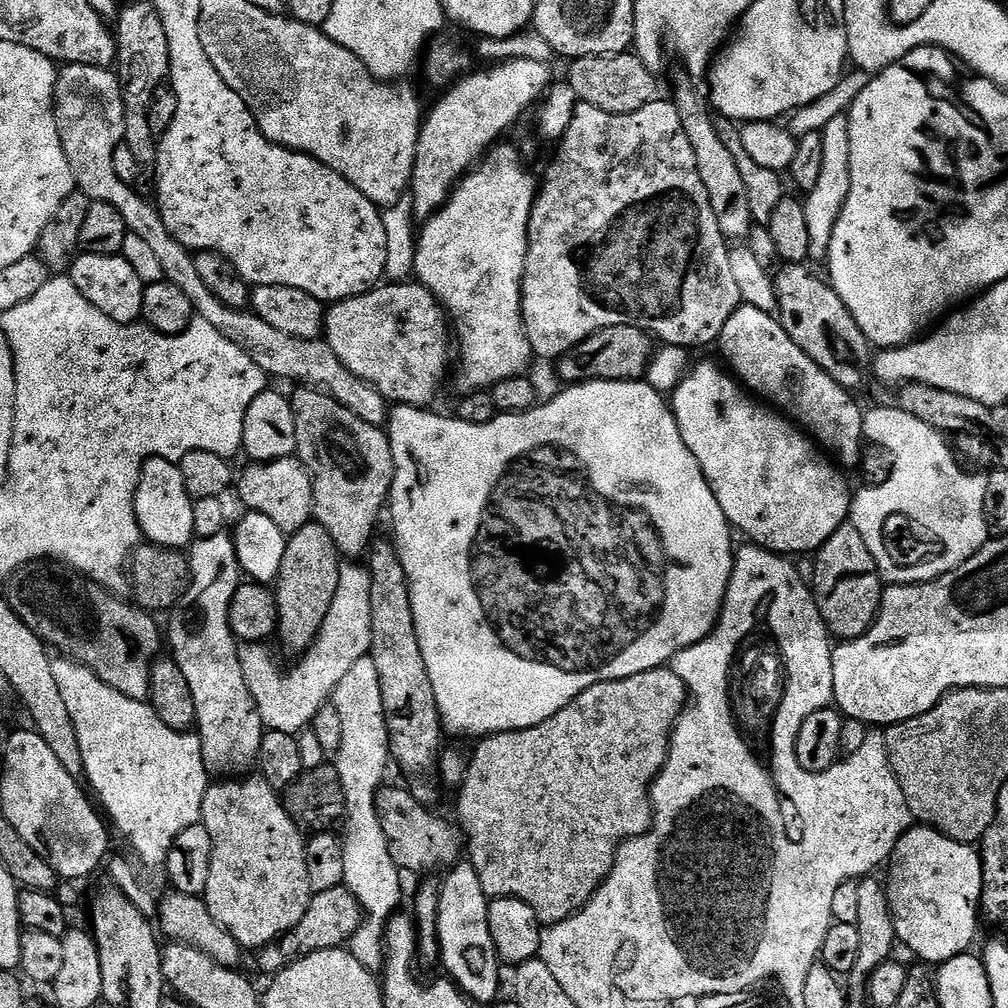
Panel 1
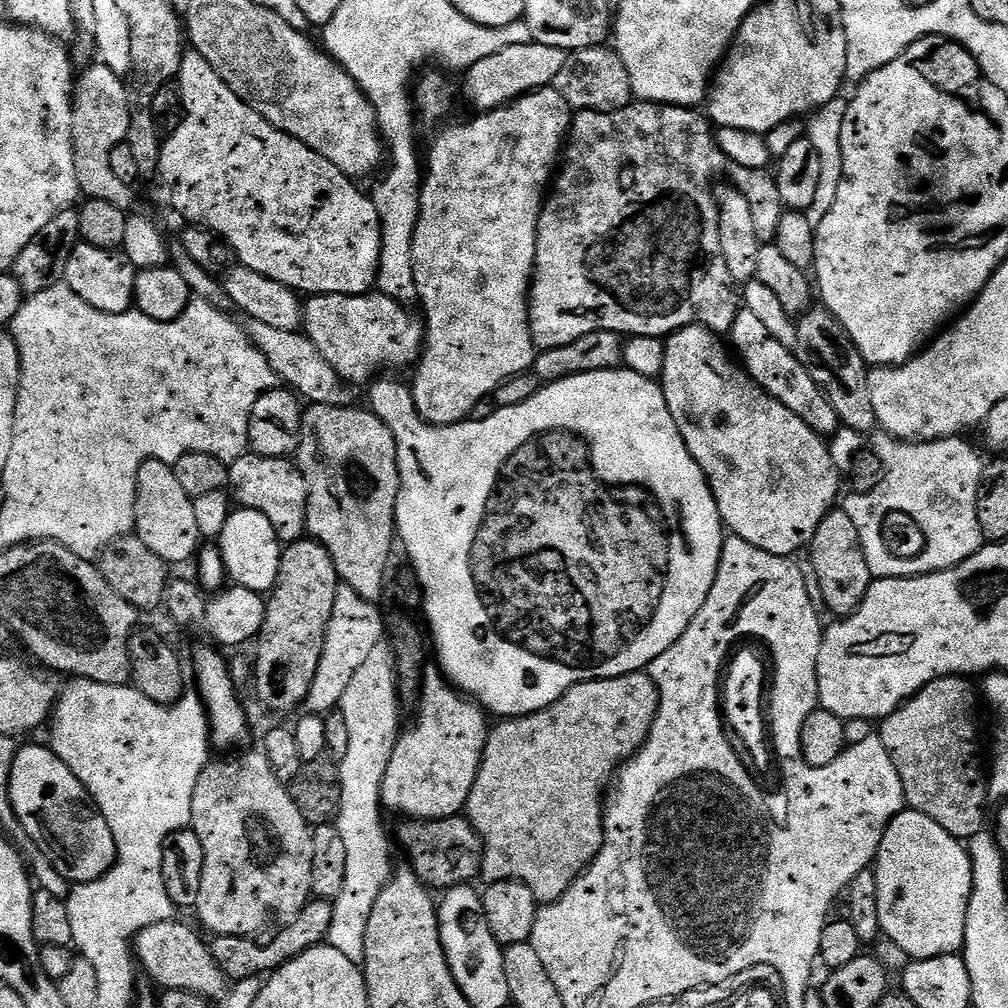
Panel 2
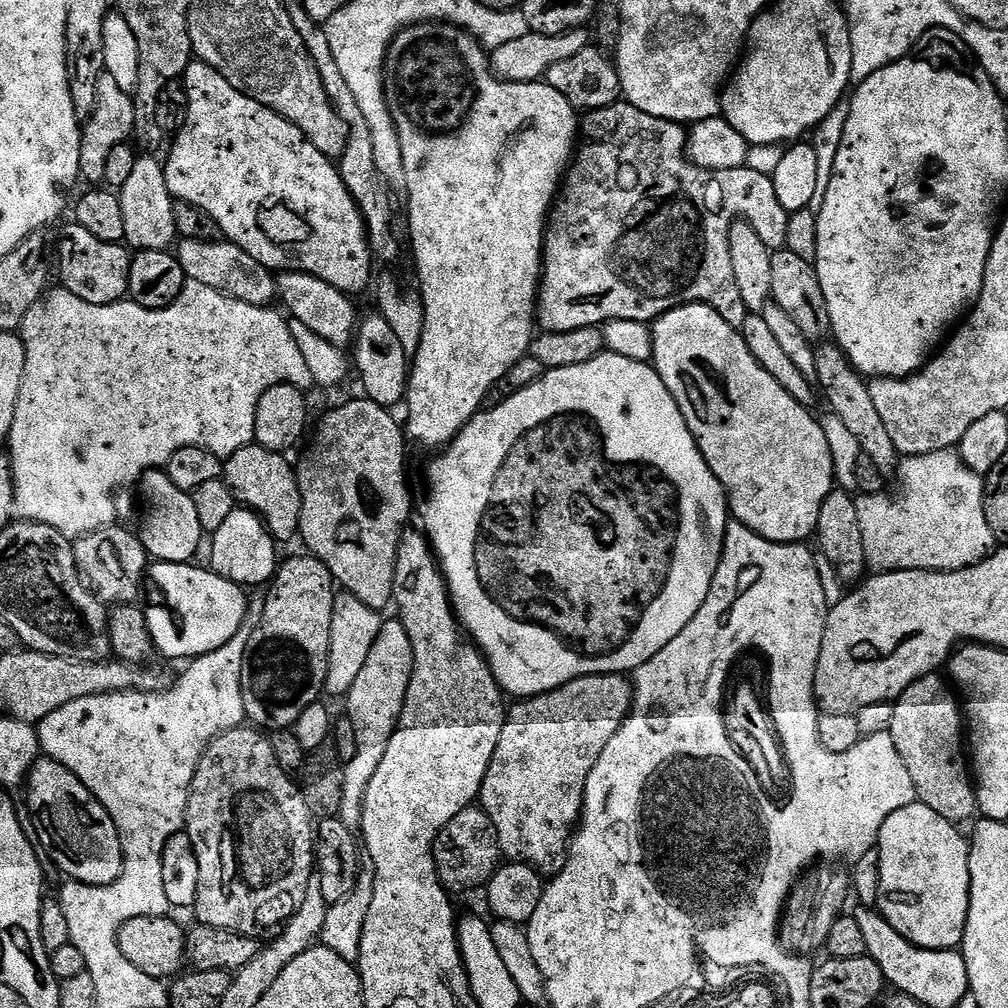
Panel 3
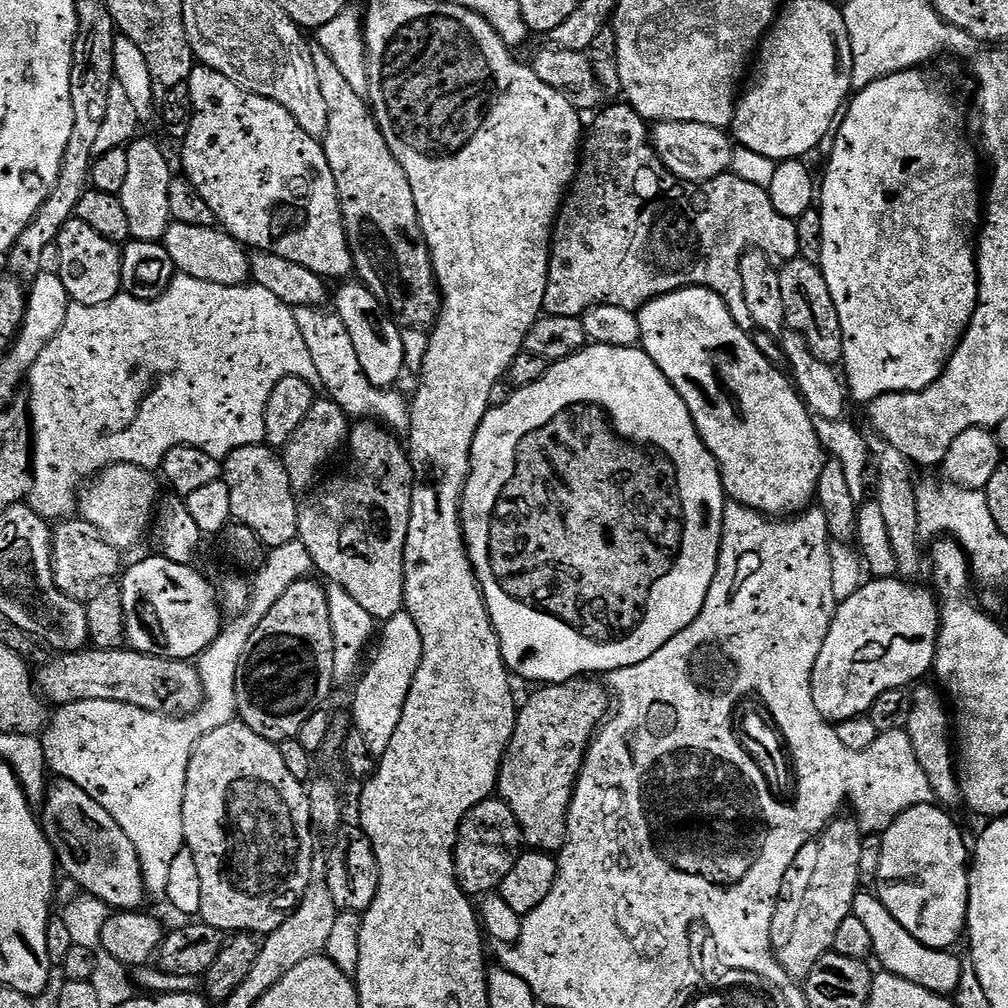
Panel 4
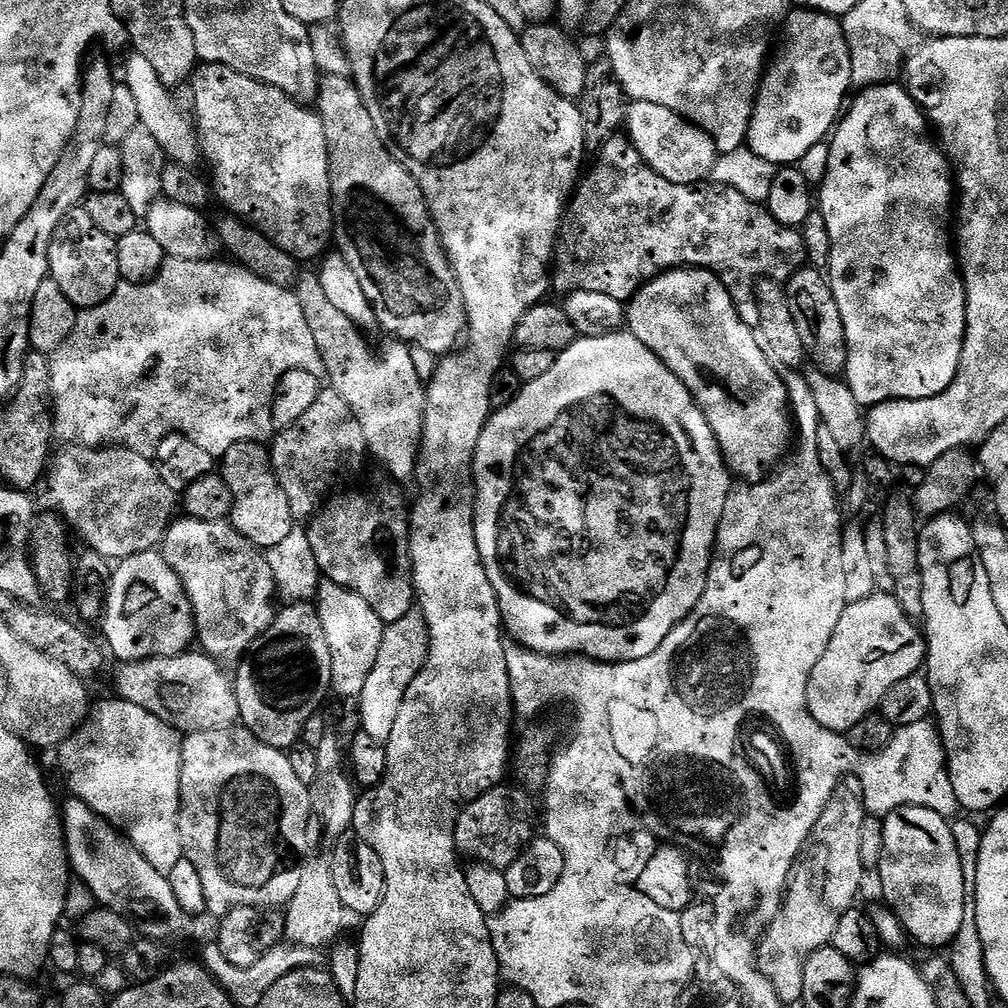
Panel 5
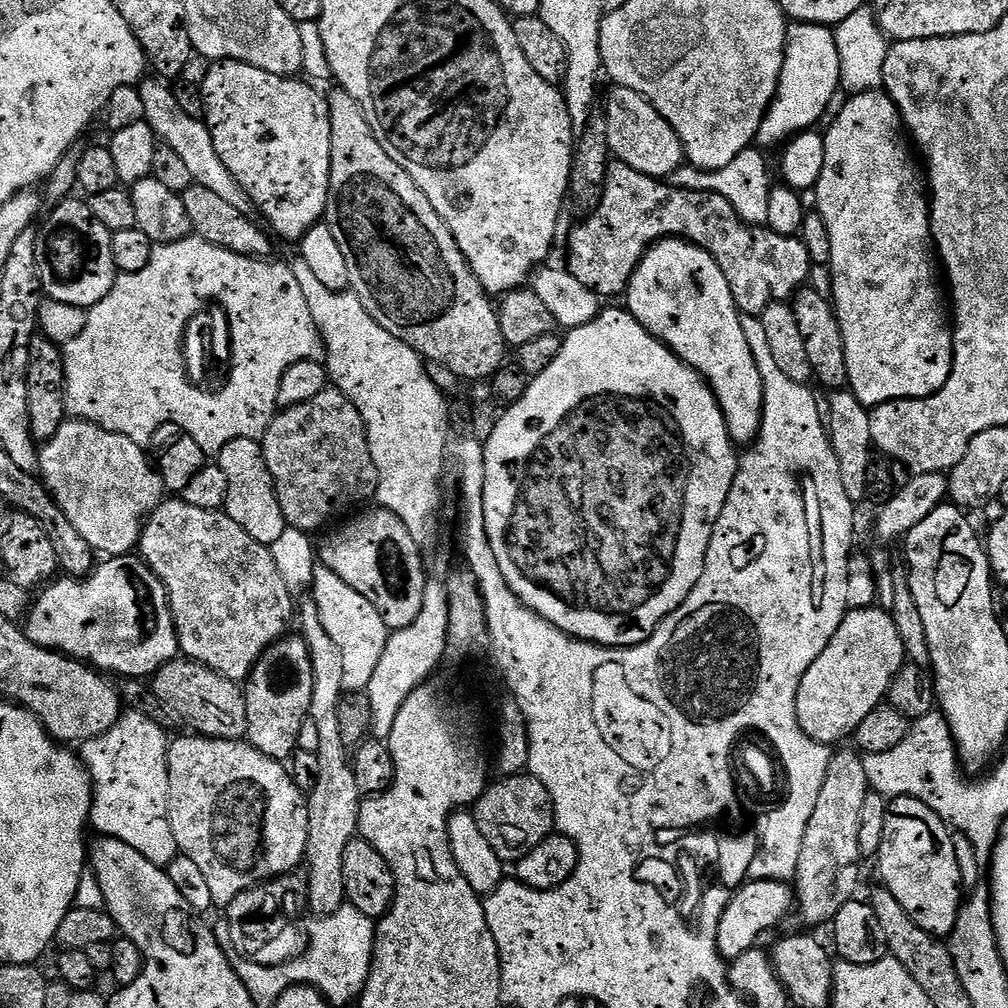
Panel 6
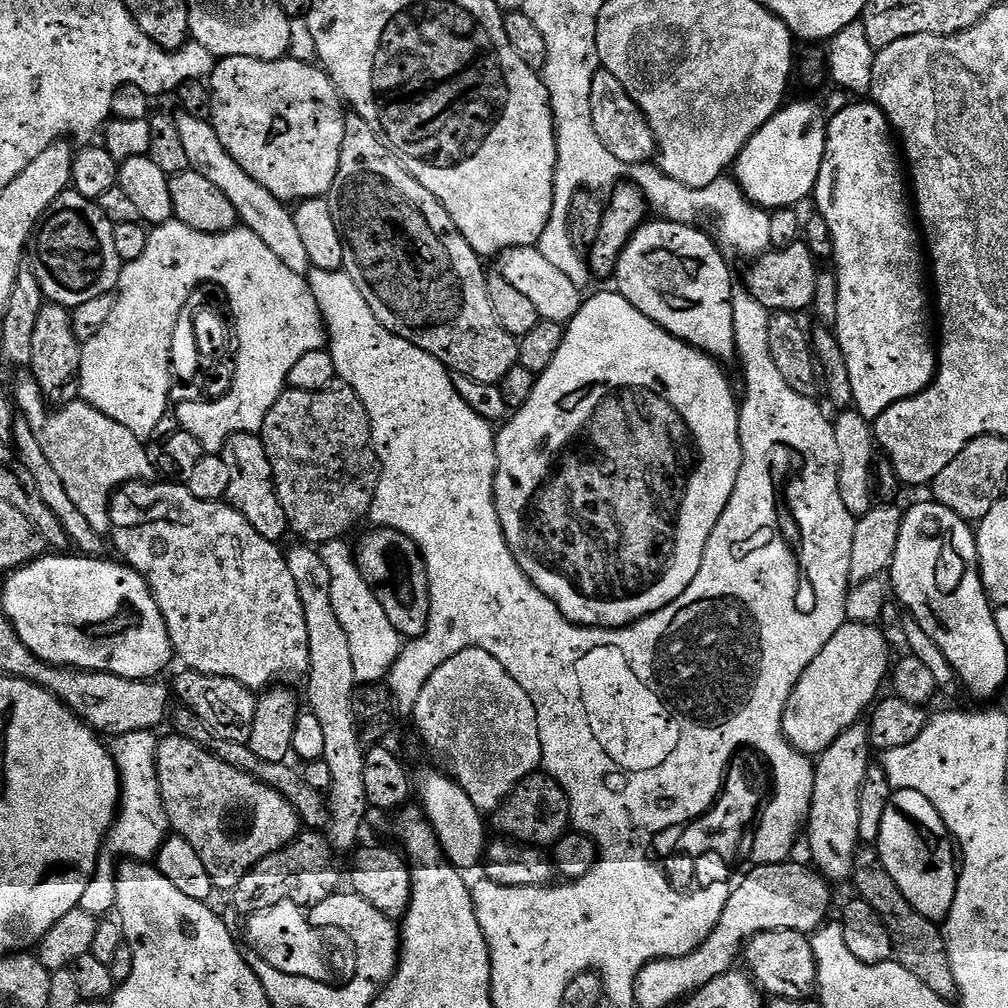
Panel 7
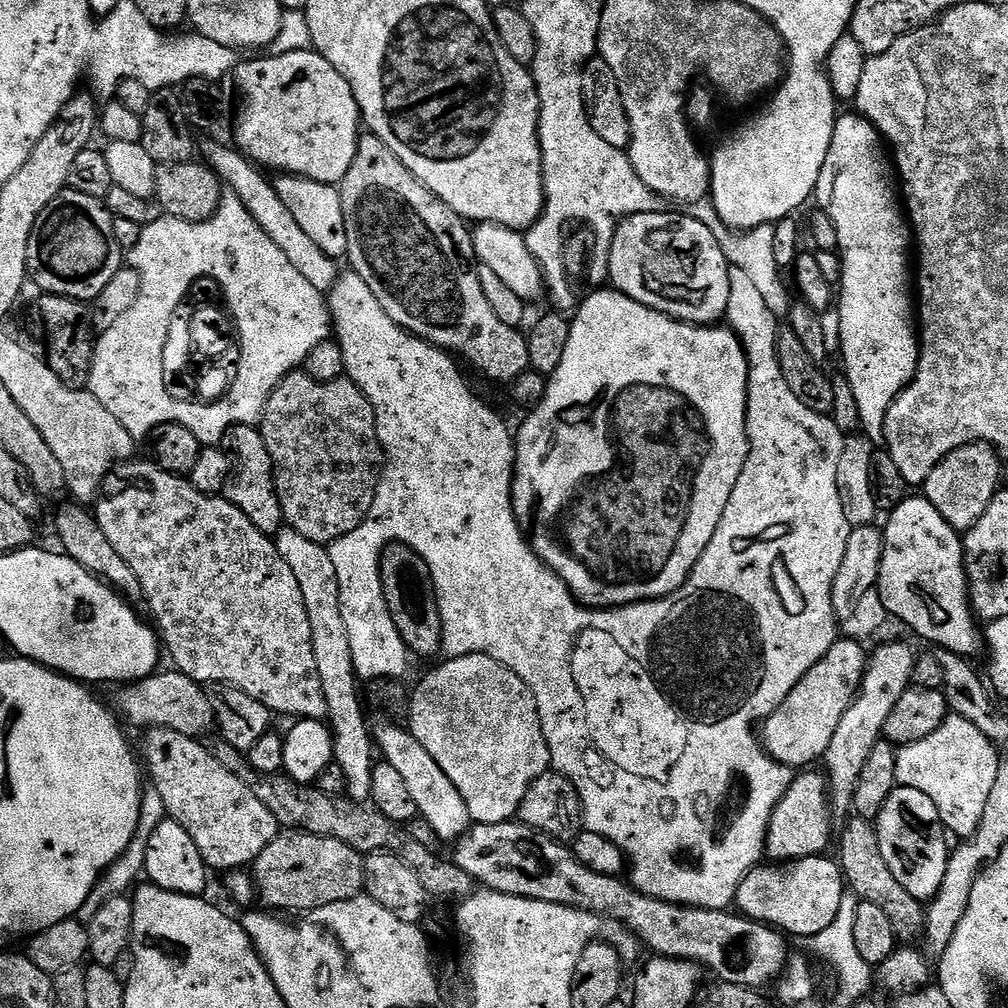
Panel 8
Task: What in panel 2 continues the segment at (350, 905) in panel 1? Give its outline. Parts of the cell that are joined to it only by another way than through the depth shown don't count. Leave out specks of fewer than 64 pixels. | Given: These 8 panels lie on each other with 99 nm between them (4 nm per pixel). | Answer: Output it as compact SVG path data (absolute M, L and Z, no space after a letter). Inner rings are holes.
M309 900L308 905L297 916L287 921L281 927L284 929L269 944L259 944L259 939L247 936L217 936L210 944L214 962L218 962L222 974L232 982L267 977L281 968L287 960L298 958L298 954L317 948L319 944L327 941L332 922L332 907L333 905L326 900Z

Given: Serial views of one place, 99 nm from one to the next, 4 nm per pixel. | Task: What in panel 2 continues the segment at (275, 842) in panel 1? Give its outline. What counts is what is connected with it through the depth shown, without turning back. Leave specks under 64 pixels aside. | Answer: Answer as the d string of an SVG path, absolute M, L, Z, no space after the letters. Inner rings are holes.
M252 751L213 759L202 770L198 786L194 786L190 828L198 834L204 855L202 890L194 912L200 915L201 922L212 931L213 937L255 937L260 934L256 932L262 931L275 916L280 922L287 922L313 899L313 825L303 817L285 781L279 780L274 770L270 770L270 762L263 751Z

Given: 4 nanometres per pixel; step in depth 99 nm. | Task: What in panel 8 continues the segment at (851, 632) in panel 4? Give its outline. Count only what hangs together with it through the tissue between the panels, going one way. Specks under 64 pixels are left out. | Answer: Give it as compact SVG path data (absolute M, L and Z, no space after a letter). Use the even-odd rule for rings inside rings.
M837 639L834 646L807 674L790 690L790 694L762 721L758 736L762 747L769 756L780 764L793 770L804 770L819 761L830 746L830 738L834 738L834 730L838 730L838 722L842 722L842 714L851 706L853 697L864 676L866 663L865 645L858 640Z

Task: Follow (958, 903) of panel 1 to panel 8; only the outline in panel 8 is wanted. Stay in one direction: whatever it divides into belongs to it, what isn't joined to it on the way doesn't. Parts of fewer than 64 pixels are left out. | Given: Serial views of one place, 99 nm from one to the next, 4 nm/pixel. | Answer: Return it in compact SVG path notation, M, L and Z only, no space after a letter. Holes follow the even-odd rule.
M898 786L890 798L886 798L886 806L882 806L874 823L878 846L882 846L882 858L886 858L886 866L890 866L894 878L898 878L900 885L909 894L914 894L916 900L932 901L942 886L942 878L946 876L950 855L949 837L940 821L938 806L934 806L922 790Z

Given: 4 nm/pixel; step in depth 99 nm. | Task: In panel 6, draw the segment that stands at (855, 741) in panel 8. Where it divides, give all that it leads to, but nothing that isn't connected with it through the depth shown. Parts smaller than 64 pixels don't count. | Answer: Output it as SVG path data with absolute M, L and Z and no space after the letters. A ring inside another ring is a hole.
M837 751L832 757L826 782L822 782L822 791L818 794L818 806L810 814L810 826L806 826L806 838L802 838L802 850L798 854L798 870L794 877L794 904L800 916L808 924L827 925L857 895L856 887L860 884L860 863L862 857L858 850L858 830L862 822L862 802L870 790L866 778L864 756L859 751Z

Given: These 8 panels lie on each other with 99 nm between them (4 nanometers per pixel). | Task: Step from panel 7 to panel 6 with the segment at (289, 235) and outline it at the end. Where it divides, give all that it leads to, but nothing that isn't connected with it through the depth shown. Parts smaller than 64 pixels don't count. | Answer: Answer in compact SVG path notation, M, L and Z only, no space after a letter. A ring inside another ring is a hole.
M148 78L139 85L144 119L154 130L157 141L170 146L170 150L175 150L179 154L182 163L190 170L193 184L206 186L206 190L220 195L225 202L230 202L230 206L242 210L242 214L252 216L254 212L252 200L246 194L246 190L240 188L240 183L234 178L234 174L230 174L230 170L226 170L226 162L222 162L222 158L218 158L218 150L214 150L214 138L210 134L207 123L199 116L186 114L186 110L182 110L182 106L178 106L175 91L164 84L167 83L163 79Z

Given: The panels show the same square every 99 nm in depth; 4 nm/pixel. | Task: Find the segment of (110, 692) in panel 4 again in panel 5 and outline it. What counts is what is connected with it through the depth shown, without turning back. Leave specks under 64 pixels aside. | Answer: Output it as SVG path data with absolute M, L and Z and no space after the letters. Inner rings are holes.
M189 650L180 652L177 656L148 656L145 660L129 660L115 666L117 667L115 695L126 702L134 702L134 706L142 706L142 710L154 714L181 734L234 728L240 724L235 683L230 679L229 673L227 676L220 669L223 667L211 656L204 655L203 651Z

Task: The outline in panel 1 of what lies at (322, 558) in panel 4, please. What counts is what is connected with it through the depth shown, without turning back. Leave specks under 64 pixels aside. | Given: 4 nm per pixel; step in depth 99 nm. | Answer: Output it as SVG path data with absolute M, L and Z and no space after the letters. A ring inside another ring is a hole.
M307 386L297 389L297 392L291 393L290 396L294 410L294 426L298 426L296 456L312 473L312 514L315 523L320 524L326 530L326 534L330 534L330 538L334 538L341 557L363 557L374 539L372 531L380 520L380 511L383 508L385 511L392 494L396 467L387 431L384 428L370 426L370 422L362 422L358 414L346 410L334 397L327 396L325 392L318 392L315 388Z

